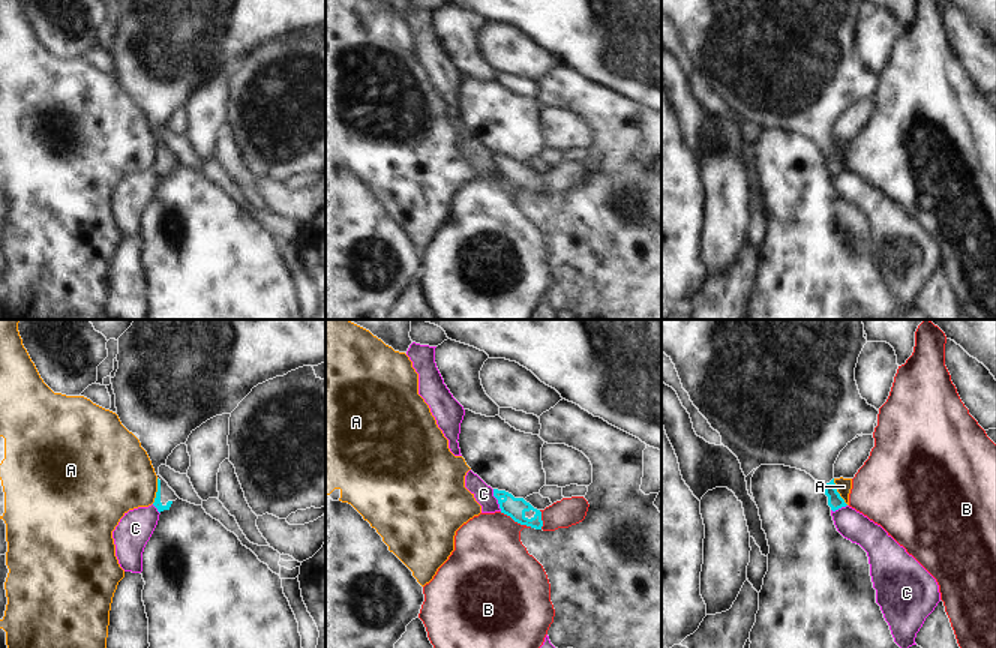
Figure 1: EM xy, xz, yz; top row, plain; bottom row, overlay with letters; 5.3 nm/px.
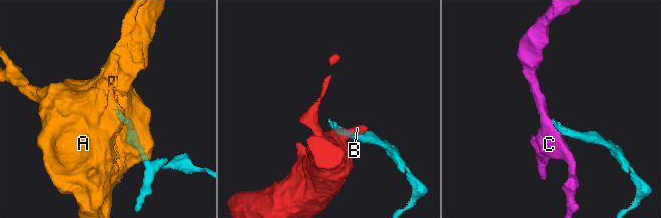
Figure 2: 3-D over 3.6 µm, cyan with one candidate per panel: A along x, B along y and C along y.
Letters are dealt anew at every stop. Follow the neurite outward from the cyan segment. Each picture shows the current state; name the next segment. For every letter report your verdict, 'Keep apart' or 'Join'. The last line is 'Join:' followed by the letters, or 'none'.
A: Keep apart
B: Keep apart
C: Keep apart
Join: none

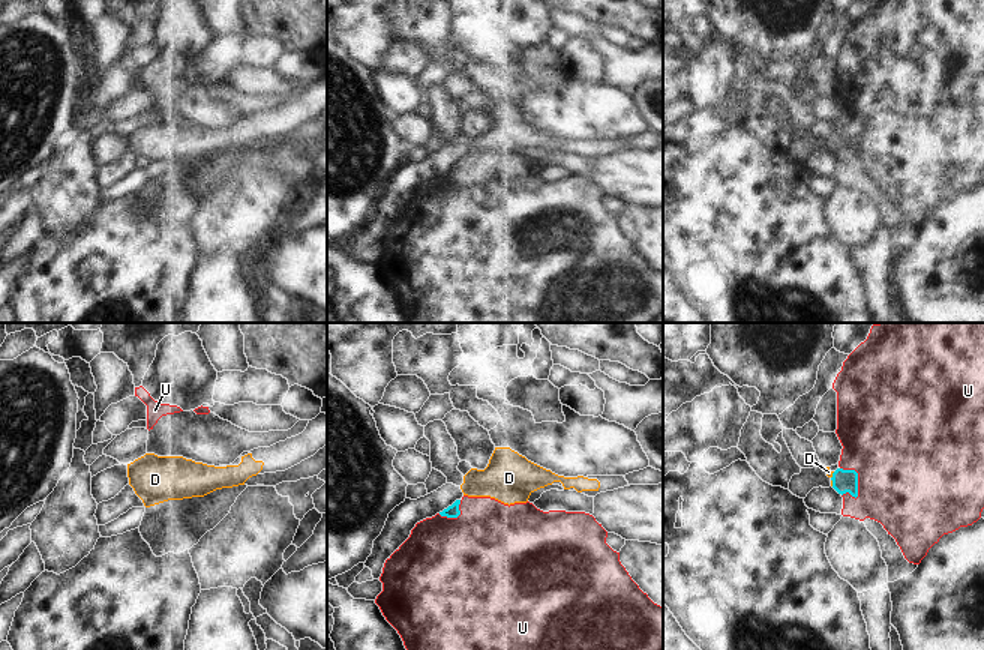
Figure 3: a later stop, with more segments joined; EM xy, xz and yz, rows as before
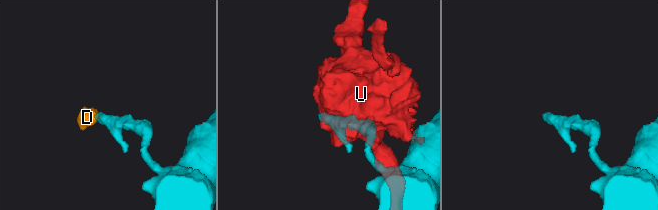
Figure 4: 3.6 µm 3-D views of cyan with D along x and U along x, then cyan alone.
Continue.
D: Join
U: Keep apart
Join: D

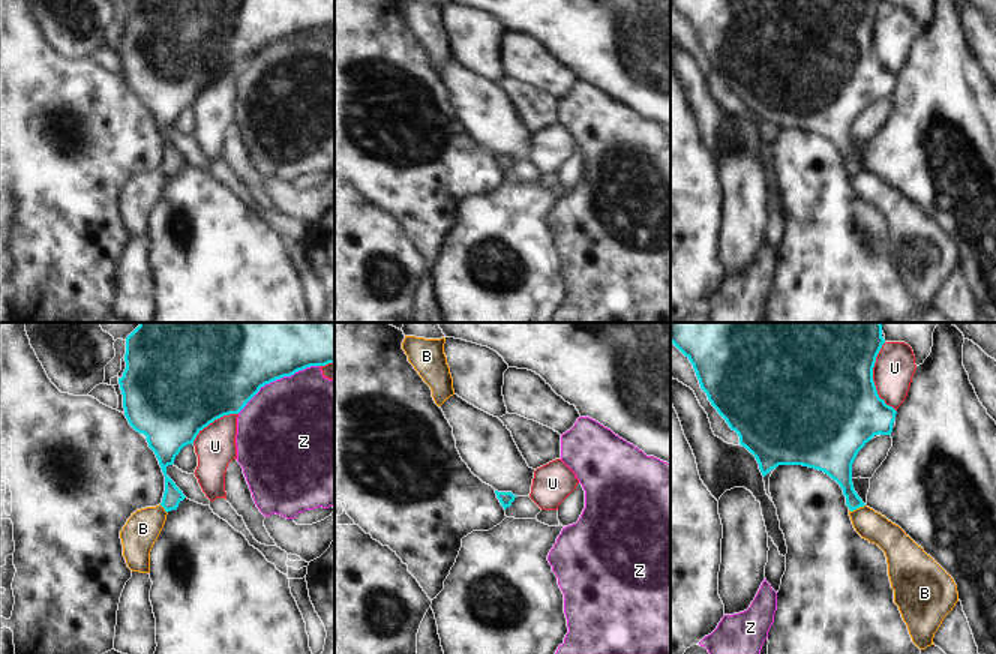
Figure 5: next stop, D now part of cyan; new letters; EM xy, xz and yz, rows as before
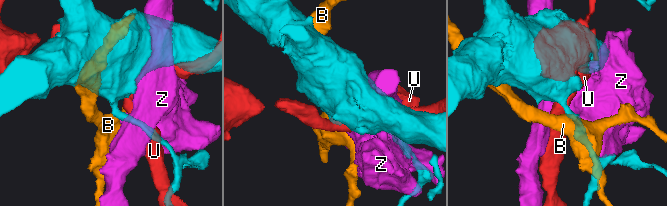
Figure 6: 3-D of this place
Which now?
B: Keep apart
U: Keep apart
Z: Keep apart
Join: none

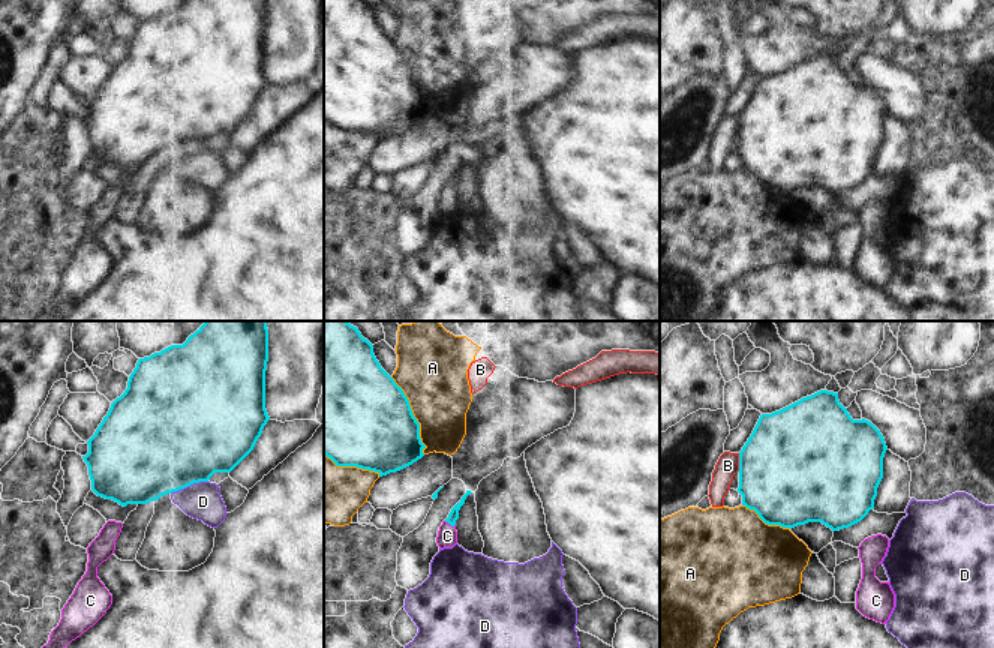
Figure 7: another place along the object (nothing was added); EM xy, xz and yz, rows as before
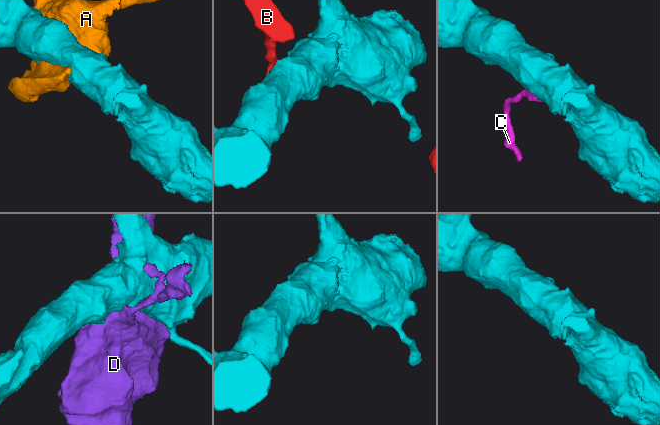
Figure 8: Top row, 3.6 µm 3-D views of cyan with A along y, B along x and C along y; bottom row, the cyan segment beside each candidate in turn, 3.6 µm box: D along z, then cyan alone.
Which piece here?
A: Keep apart
B: Keep apart
C: Join
D: Keep apart
Join: C

